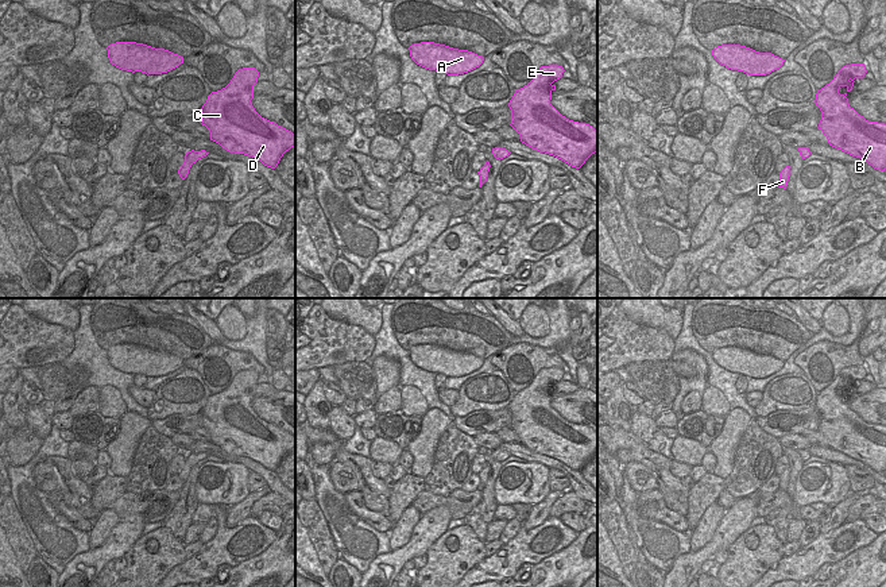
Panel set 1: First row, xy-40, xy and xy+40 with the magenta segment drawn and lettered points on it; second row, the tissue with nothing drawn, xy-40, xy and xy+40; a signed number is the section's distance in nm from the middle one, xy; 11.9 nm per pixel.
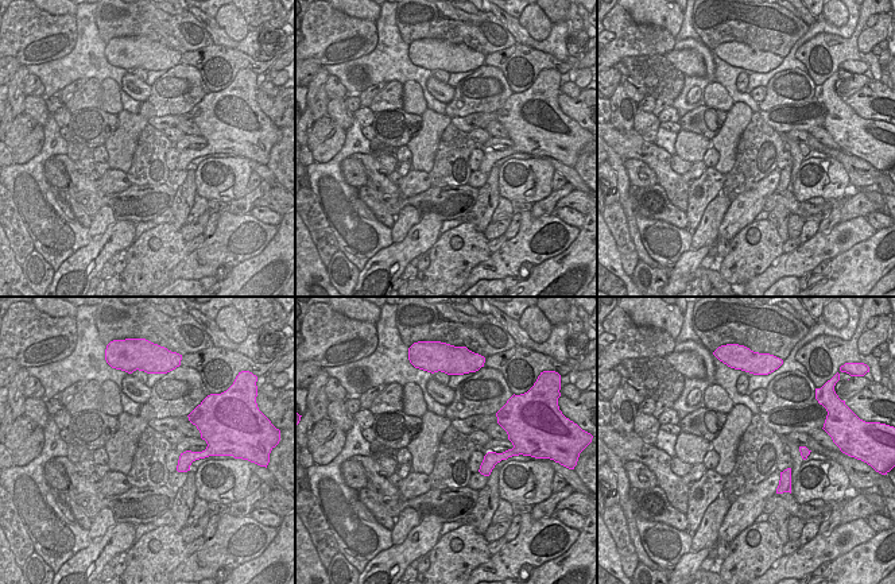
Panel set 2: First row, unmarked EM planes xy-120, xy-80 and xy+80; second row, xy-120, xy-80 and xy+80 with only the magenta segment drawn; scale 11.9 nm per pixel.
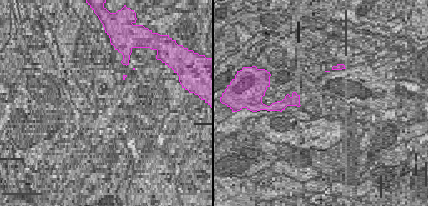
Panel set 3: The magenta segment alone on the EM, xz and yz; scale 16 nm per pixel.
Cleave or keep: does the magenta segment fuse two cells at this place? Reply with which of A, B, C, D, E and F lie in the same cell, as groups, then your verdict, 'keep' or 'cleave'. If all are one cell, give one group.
A B C D E F | keep

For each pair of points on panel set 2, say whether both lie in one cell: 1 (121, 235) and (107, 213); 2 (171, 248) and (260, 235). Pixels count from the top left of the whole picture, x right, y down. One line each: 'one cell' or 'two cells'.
1: two cells
2: two cells

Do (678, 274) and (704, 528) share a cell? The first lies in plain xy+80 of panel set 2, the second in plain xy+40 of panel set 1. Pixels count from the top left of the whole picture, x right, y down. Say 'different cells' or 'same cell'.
different cells

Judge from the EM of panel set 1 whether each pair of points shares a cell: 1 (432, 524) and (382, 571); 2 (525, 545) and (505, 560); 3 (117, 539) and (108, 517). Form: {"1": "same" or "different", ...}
{"1": "same", "2": "same", "3": "different"}

